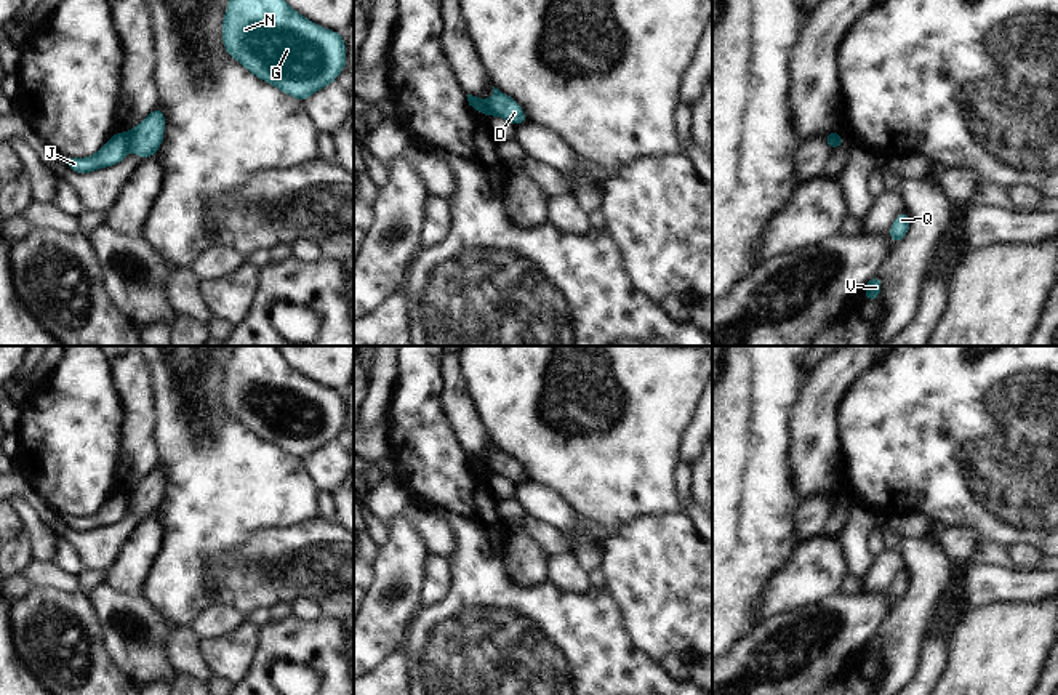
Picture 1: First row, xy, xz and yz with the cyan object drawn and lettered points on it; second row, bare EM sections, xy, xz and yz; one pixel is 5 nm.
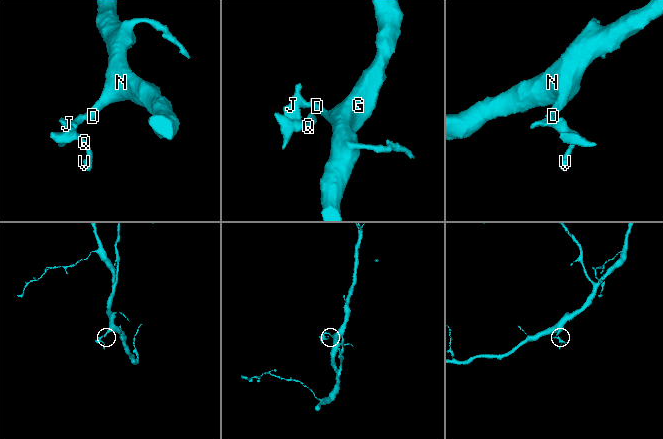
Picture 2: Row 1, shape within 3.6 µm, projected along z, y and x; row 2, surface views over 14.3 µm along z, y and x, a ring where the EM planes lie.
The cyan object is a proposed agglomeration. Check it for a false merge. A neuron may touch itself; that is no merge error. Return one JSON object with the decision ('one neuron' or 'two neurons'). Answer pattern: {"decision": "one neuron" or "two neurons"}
{"decision": "two neurons"}

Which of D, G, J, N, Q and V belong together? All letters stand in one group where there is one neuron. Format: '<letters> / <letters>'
D G N / J Q V

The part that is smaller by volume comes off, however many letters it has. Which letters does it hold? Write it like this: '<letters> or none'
J, Q, V

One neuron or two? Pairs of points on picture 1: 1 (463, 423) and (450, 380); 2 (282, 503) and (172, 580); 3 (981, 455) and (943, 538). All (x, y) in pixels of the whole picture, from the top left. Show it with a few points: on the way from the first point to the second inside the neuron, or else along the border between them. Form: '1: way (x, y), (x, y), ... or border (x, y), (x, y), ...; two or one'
1: way (460, 412), (453, 391); one
2: way (253, 503), (244, 503), (196, 551); one
3: border (941, 524), (973, 529), (983, 538); two

